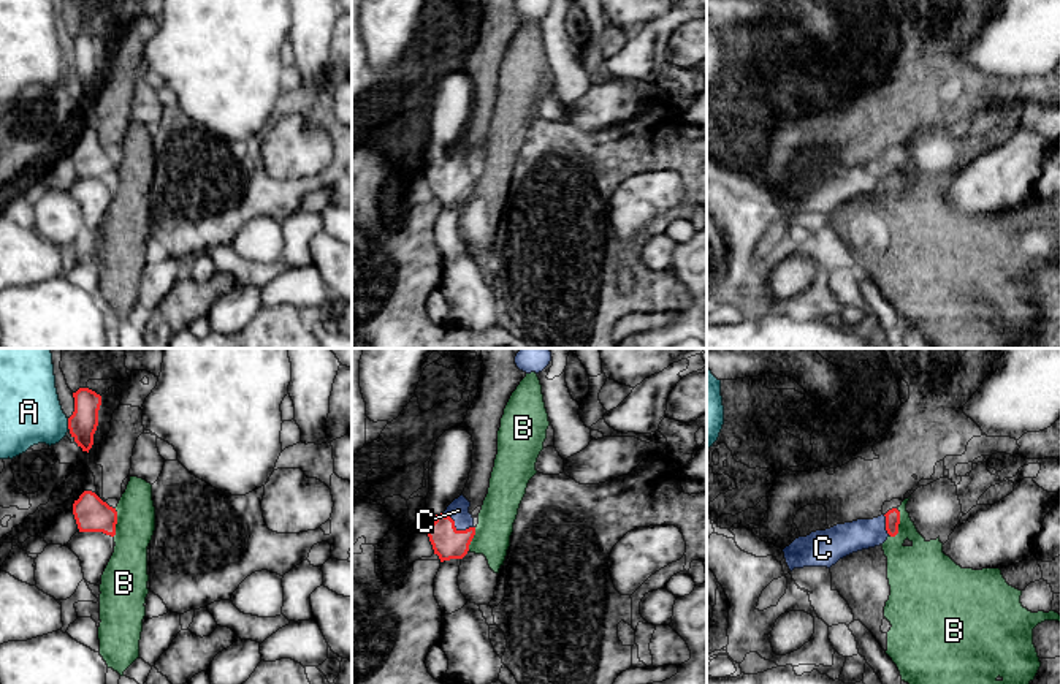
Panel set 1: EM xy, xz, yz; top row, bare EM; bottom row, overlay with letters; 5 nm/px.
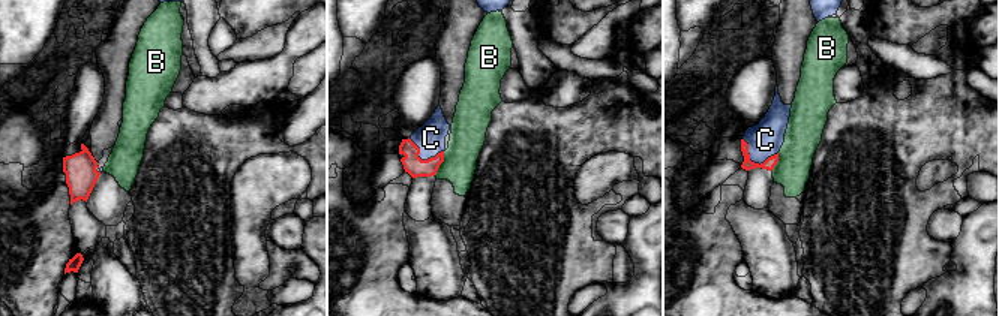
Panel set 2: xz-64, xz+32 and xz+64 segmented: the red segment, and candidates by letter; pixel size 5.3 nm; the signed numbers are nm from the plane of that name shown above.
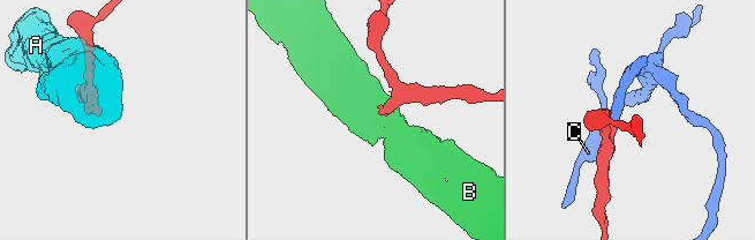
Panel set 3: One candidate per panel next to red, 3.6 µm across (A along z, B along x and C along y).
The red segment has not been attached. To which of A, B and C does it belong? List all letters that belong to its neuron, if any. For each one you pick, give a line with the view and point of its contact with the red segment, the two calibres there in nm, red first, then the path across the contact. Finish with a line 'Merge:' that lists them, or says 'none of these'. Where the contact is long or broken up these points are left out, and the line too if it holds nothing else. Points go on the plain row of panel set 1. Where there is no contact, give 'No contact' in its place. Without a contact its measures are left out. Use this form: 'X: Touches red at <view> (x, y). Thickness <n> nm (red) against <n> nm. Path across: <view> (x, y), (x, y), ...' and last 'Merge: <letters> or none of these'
C: Touches red at xz (455, 173). Thickness 160 nm (red) against 110 nm. Path across: xz (449, 189), (455, 173), (458, 155)
Merge: C

